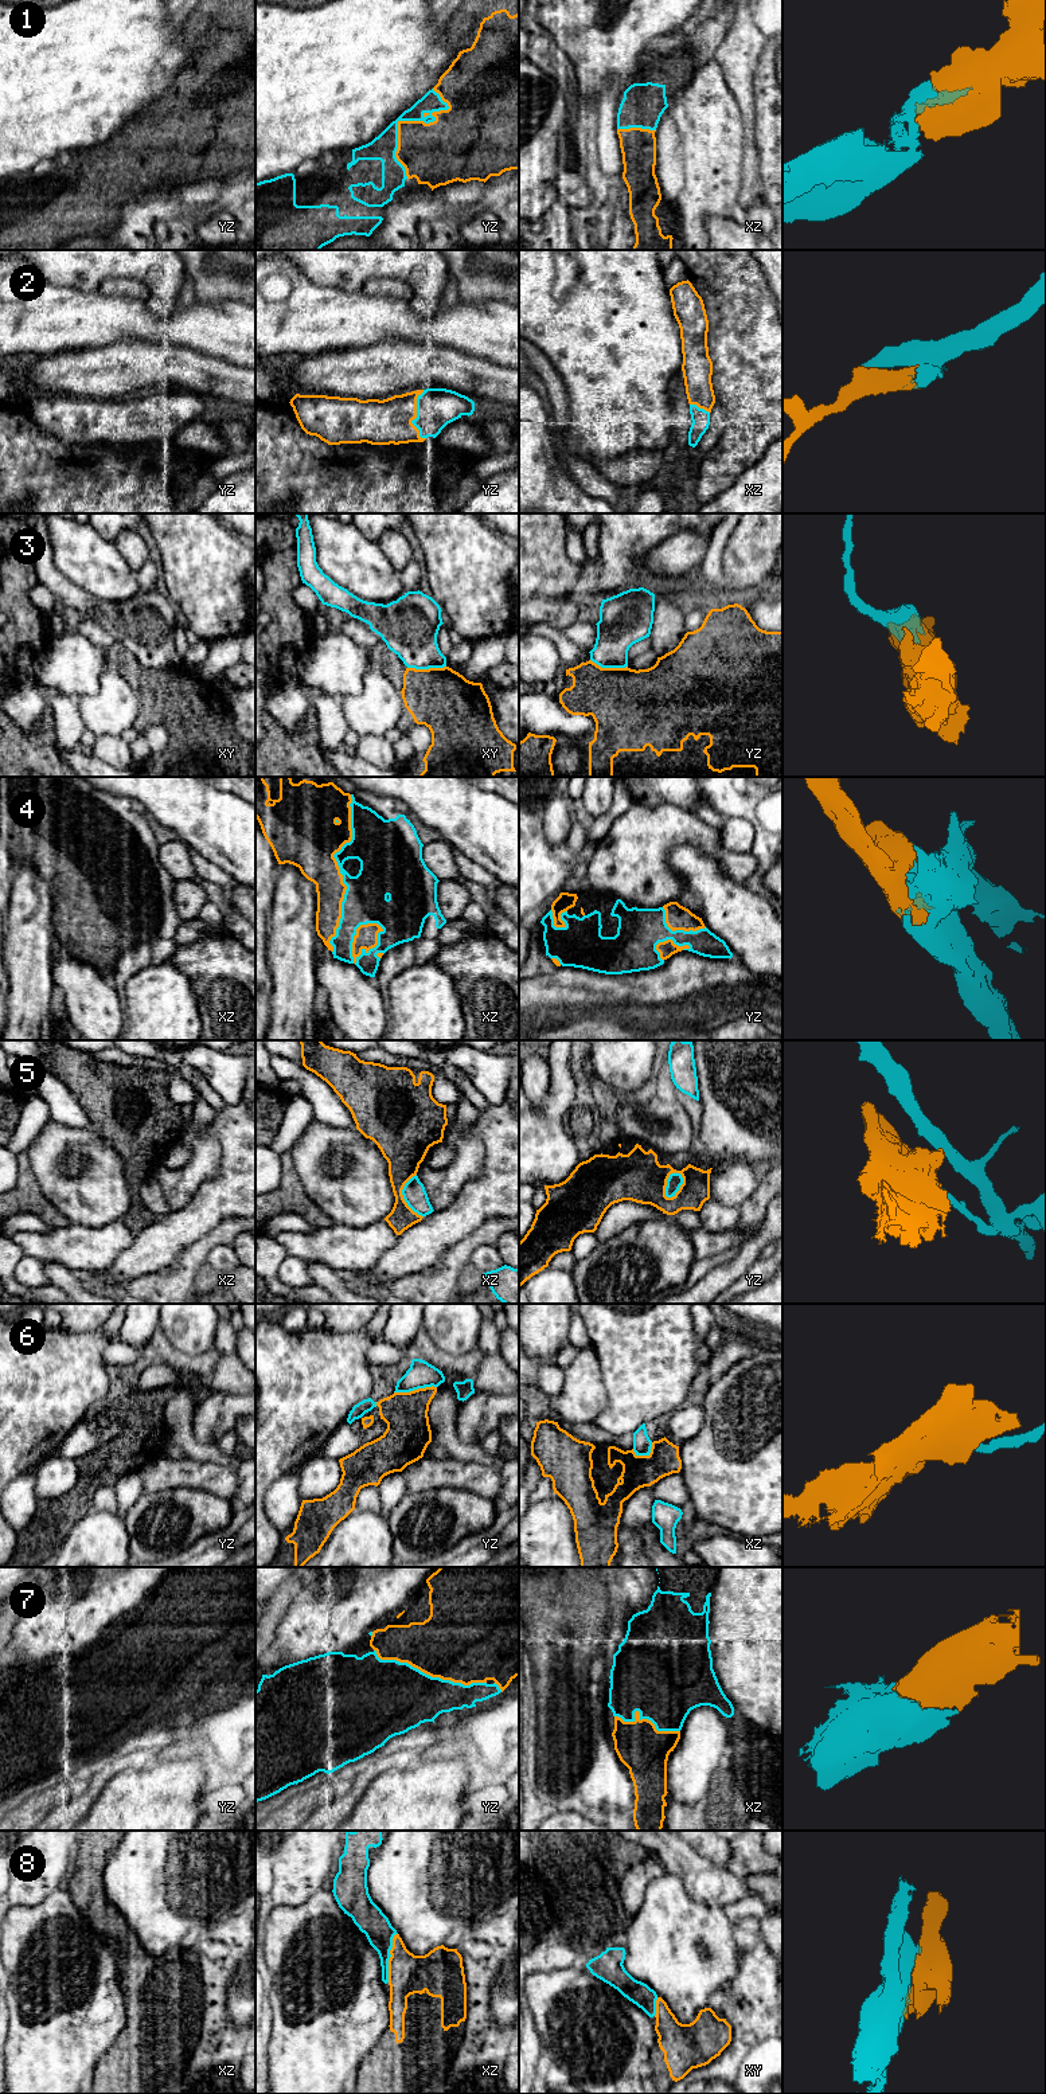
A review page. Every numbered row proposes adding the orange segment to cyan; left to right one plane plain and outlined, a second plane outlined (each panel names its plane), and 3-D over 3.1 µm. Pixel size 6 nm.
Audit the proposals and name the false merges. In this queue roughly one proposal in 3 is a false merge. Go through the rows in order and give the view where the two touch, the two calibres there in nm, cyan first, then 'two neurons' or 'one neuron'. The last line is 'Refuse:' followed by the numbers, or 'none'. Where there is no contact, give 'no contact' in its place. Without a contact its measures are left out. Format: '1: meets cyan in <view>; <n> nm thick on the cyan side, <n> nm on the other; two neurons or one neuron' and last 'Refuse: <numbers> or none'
1: meets cyan in yz; 150 nm thick on the cyan side, 360 nm on the other; one neuron
2: meets cyan in yz; 240 nm thick on the cyan side, 280 nm on the other; one neuron
3: meets cyan in xy; 320 nm thick on the cyan side, 380 nm on the other; two neurons
4: meets cyan in xz; 280 nm thick on the cyan side, 300 nm on the other; one neuron
5: meets cyan in yz; 90 nm thick on the cyan side, 280 nm on the other; two neurons
6: meets cyan in yz; 160 nm thick on the cyan side, 260 nm on the other; two neurons
7: meets cyan in yz; 420 nm thick on the cyan side, 440 nm on the other; one neuron
8: meets cyan in xz; 170 nm thick on the cyan side, 240 nm on the other; one neuron
Refuse: 3, 5, 6

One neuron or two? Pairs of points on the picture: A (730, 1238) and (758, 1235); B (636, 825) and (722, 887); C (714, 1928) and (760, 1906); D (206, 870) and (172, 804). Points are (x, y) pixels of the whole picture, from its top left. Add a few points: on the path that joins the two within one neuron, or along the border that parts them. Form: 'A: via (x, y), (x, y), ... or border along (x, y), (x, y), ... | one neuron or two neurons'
A: border along (758, 1226), (738, 1249) | two neurons
B: border along (690, 843), (668, 856), (683, 881) | two neurons
C: border along (722, 1907), (734, 1922) | two neurons
D: border along (190, 847), (225, 871) | two neurons

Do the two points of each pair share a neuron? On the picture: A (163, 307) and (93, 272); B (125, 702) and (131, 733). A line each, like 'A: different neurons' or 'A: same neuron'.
A: same neuron
B: different neurons

